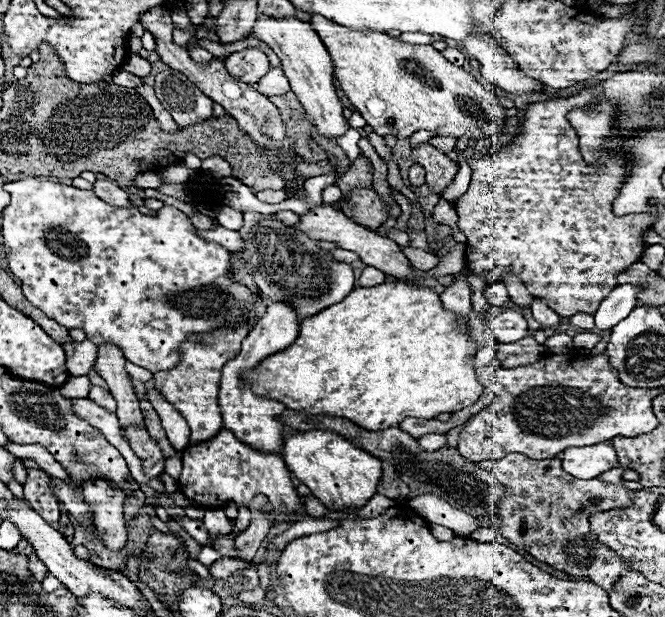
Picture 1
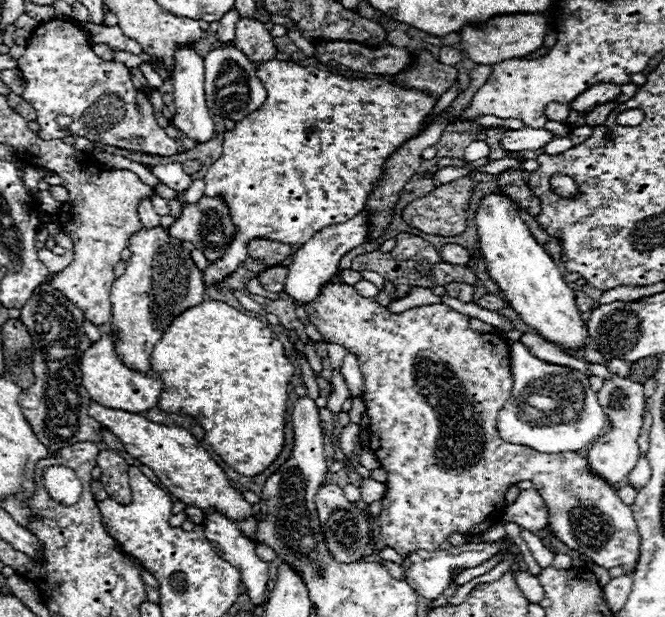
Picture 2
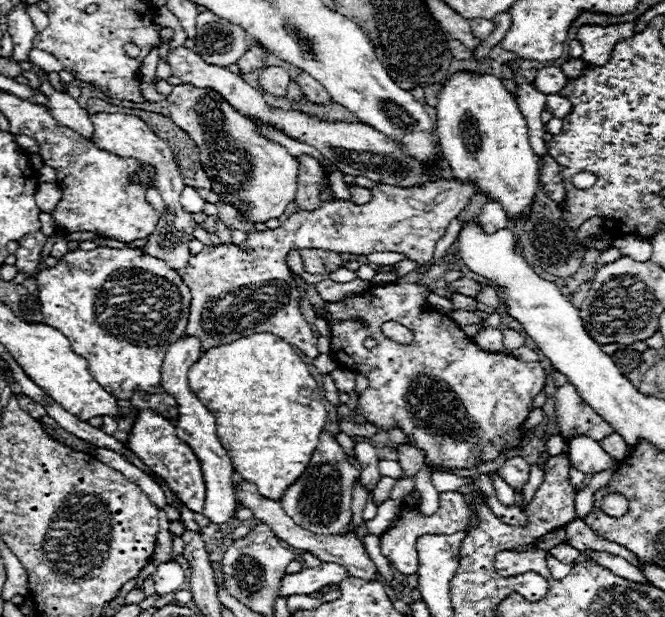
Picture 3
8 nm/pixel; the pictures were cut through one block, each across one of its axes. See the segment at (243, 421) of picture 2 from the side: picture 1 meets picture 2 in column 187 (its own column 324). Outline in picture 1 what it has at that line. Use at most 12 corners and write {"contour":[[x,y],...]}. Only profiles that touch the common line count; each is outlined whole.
{"contour":[[354,288],[256,392],[380,432],[482,394],[434,288]]}

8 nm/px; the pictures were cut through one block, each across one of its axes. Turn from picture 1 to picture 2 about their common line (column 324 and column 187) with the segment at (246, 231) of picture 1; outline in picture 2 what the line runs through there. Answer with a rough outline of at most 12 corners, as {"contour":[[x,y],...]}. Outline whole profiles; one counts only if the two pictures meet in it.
{"contour":[[162,228],[128,240],[110,290],[116,356],[150,374],[166,326],[204,302],[202,272]]}

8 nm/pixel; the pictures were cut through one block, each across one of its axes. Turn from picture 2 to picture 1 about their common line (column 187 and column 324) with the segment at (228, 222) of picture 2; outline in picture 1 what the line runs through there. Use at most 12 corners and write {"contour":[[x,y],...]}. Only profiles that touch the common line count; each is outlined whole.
{"contour":[[320,204],[296,228],[356,252],[366,266],[416,280],[394,240]]}

